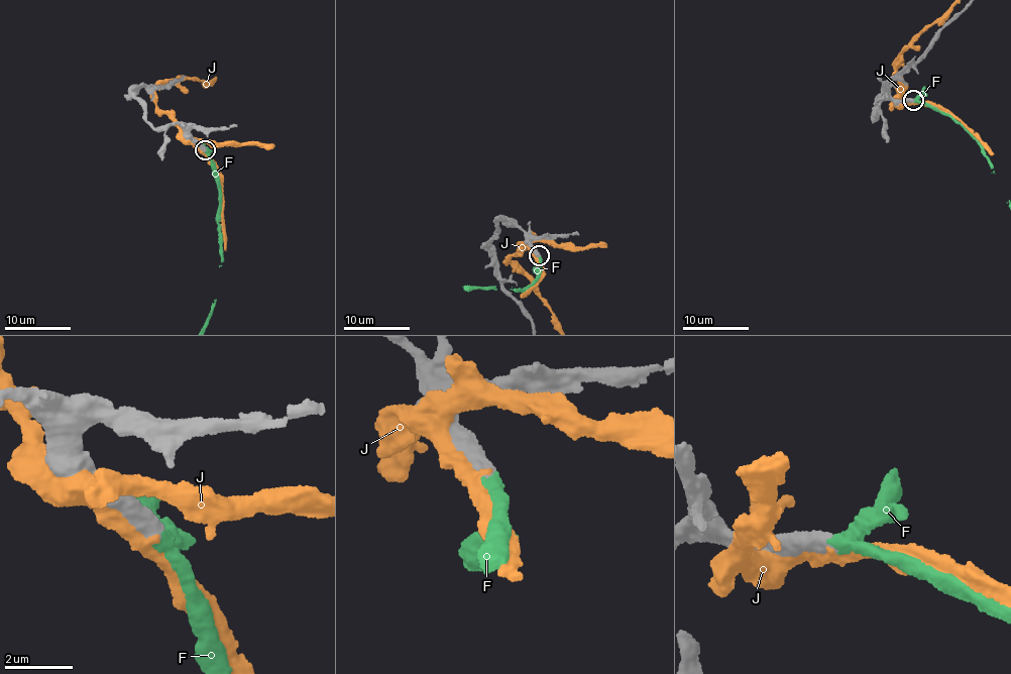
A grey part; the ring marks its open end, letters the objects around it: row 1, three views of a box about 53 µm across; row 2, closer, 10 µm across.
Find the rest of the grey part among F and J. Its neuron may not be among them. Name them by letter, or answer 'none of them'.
F

